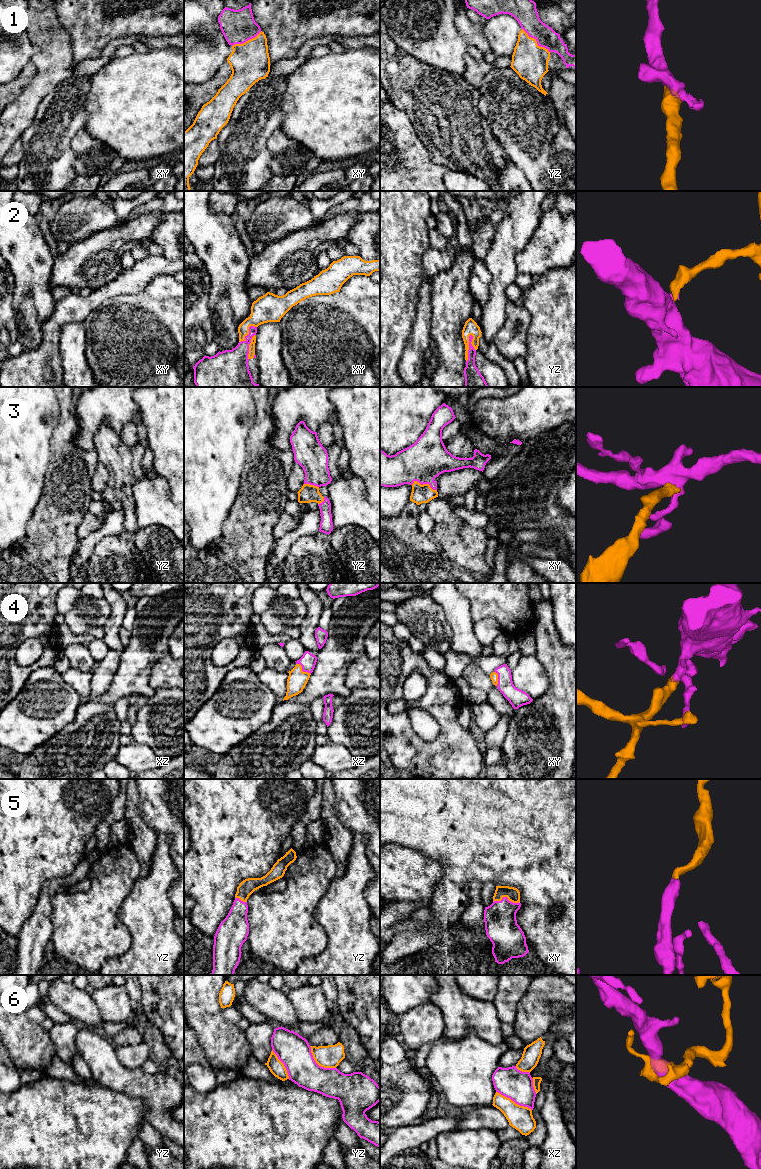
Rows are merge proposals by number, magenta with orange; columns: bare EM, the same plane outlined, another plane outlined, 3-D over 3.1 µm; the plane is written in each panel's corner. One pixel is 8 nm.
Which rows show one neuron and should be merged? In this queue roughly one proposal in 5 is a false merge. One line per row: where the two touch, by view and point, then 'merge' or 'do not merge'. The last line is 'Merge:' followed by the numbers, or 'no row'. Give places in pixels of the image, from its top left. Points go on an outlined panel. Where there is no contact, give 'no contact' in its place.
1: yz (536, 40) | merge
2: yz (469, 348) | merge
3: xy (424, 483) | merge
4: xz (302, 670) | merge
5: xy (506, 897) | merge
6: yz (317, 1064) | do not merge
Merge: 1, 2, 3, 4, 5

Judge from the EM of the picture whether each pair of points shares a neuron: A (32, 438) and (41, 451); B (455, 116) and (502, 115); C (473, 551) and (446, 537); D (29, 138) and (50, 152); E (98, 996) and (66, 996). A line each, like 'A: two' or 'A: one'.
A: one
B: two
C: one
D: one
E: two

